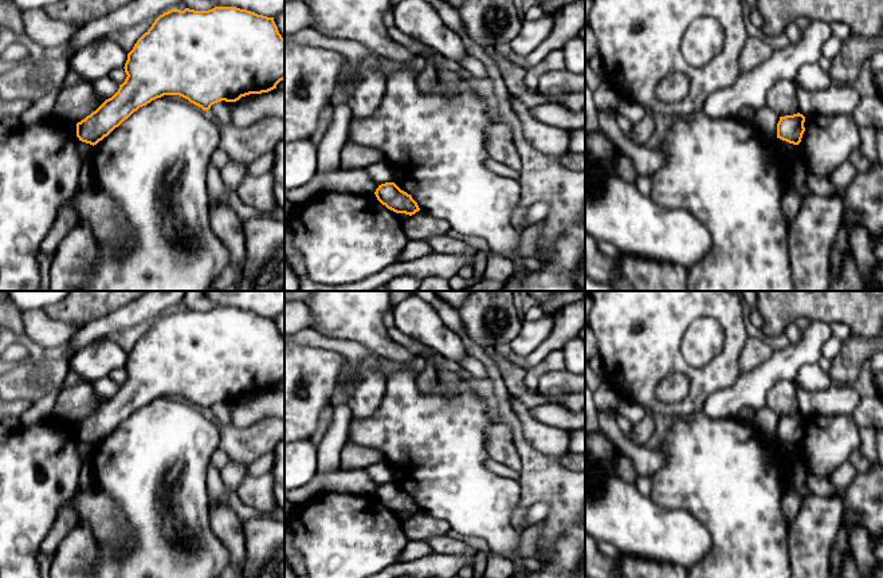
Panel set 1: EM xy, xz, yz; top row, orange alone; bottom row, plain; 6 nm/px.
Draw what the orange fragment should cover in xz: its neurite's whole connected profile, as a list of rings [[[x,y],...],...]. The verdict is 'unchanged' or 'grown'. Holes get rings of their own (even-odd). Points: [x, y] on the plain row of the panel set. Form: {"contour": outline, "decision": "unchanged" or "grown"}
{"contour": [[[385,483],[378,485],[374,495],[382,506],[396,514],[405,514],[412,516],[420,511],[412,496],[401,491],[395,483]]], "decision": "unchanged"}

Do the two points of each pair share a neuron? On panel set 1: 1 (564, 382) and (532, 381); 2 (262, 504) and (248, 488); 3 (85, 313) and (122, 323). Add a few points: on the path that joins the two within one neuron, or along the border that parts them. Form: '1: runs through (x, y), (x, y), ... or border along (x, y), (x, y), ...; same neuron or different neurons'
1: border along (565, 368), (545, 372), (538, 378), (537, 389); different neurons
2: runs through (261, 500), (252, 492); same neuron
3: border along (126, 305), (87, 322), (78, 330); different neurons

